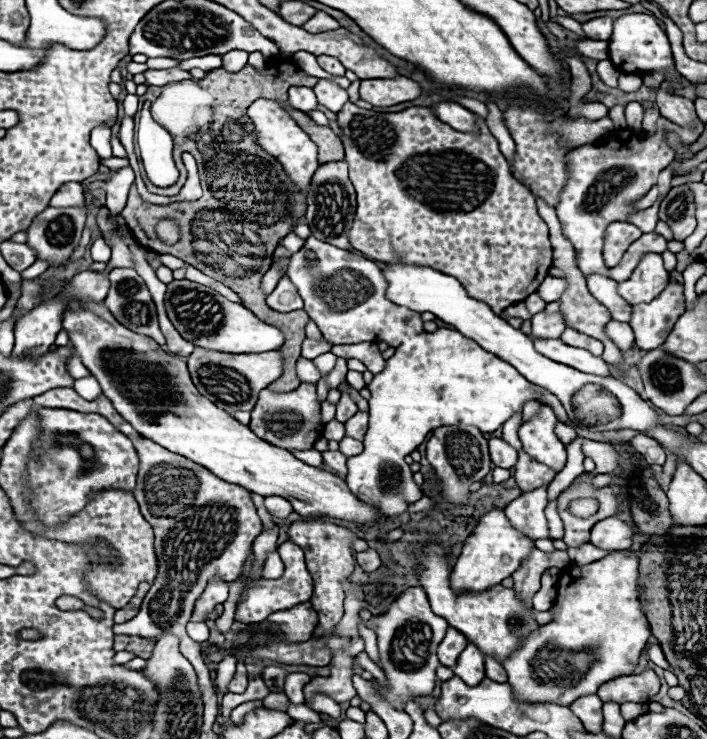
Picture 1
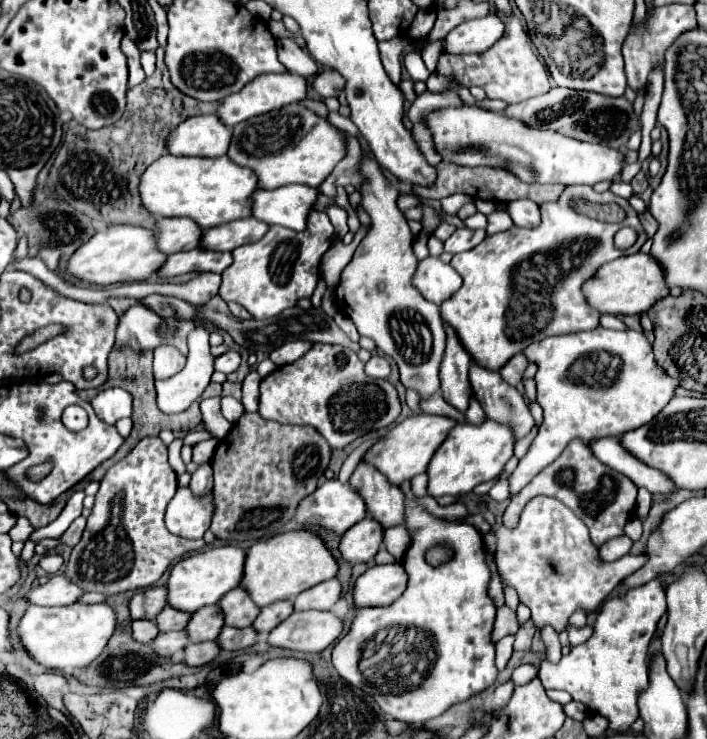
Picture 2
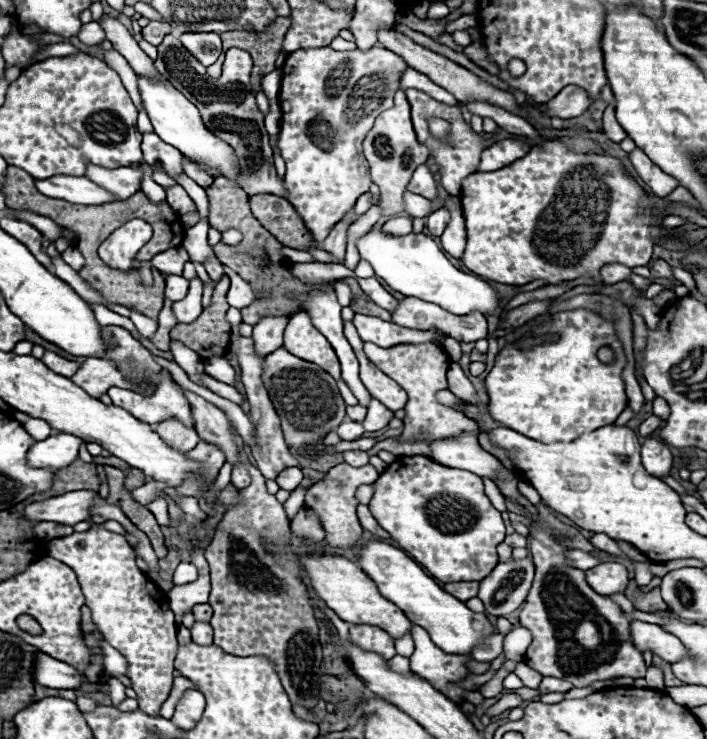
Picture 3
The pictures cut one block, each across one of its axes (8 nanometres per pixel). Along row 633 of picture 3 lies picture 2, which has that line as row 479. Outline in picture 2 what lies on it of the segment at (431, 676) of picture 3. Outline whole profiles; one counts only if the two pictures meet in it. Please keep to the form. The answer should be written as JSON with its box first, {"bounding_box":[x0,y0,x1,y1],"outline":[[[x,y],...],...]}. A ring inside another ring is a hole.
{"bounding_box":[410,473,428,497],"outline":[[[426,473],[419,474],[410,480],[411,489],[416,497],[428,495],[426,487],[428,484],[428,476]]]}

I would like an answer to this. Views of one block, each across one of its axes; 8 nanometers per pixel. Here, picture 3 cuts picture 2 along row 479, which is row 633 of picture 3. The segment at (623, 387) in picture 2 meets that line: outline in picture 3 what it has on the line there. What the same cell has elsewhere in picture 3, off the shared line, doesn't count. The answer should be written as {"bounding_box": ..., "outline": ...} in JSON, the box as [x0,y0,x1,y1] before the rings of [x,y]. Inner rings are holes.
{"bounding_box":[504,628,532,660],"outline":[[[514,628],[510,634],[506,634],[504,638],[504,654],[506,658],[512,660],[522,660],[524,650],[528,650],[528,646],[532,644],[532,632],[526,628]]]}

